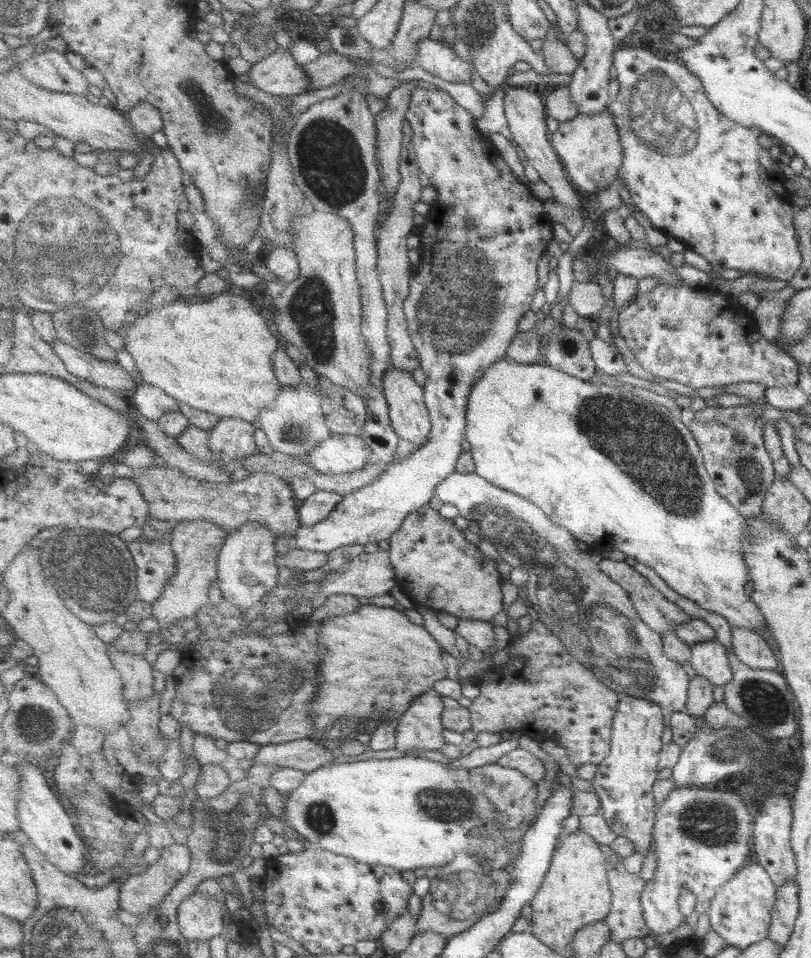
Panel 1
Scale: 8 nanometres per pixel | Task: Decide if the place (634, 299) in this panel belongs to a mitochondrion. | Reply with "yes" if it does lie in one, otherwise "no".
no

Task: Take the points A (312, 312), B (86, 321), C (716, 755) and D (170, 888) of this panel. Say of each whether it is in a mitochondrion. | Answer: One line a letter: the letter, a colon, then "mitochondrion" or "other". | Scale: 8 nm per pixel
A: mitochondrion
B: other
C: other
D: other

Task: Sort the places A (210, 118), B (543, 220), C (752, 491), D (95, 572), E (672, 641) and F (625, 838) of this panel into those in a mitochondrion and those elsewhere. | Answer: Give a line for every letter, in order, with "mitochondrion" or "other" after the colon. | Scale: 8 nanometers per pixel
A: mitochondrion
B: other
C: other
D: mitochondrion
E: other
F: other

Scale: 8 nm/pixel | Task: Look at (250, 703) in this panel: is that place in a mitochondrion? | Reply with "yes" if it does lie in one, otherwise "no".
yes

